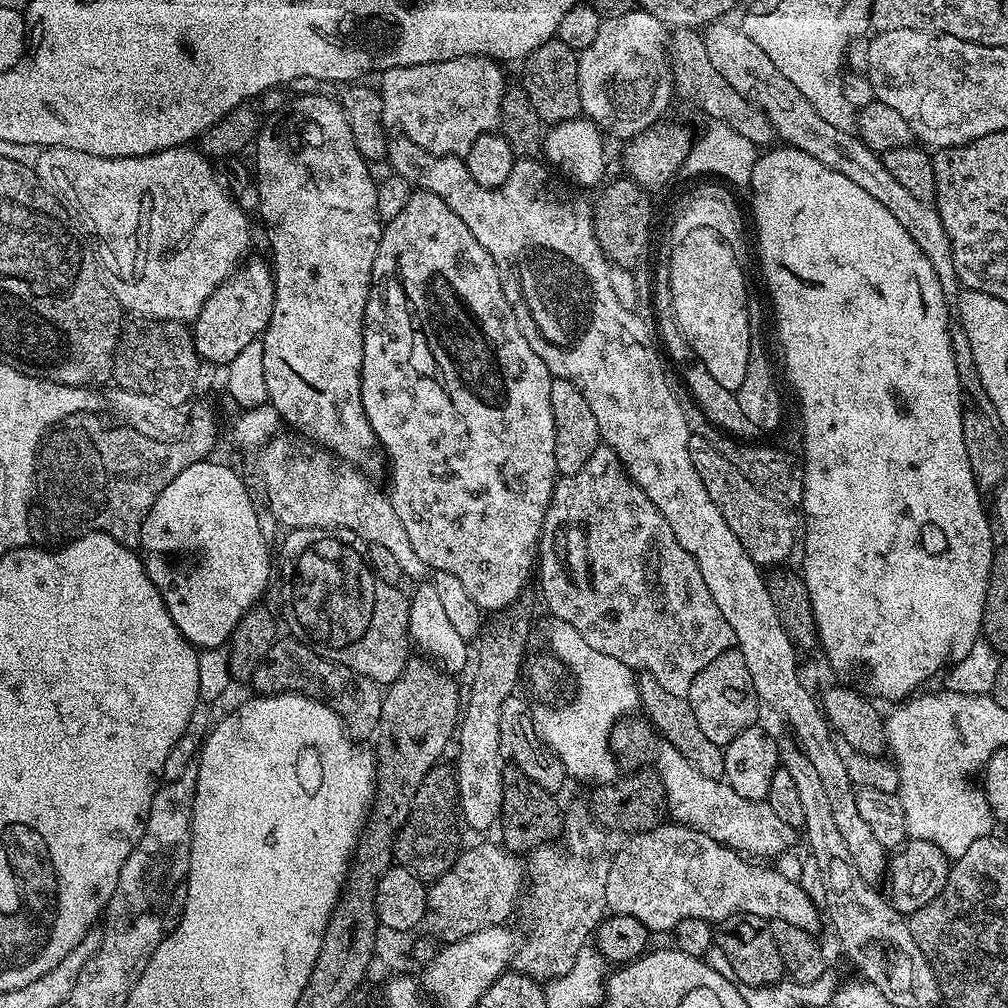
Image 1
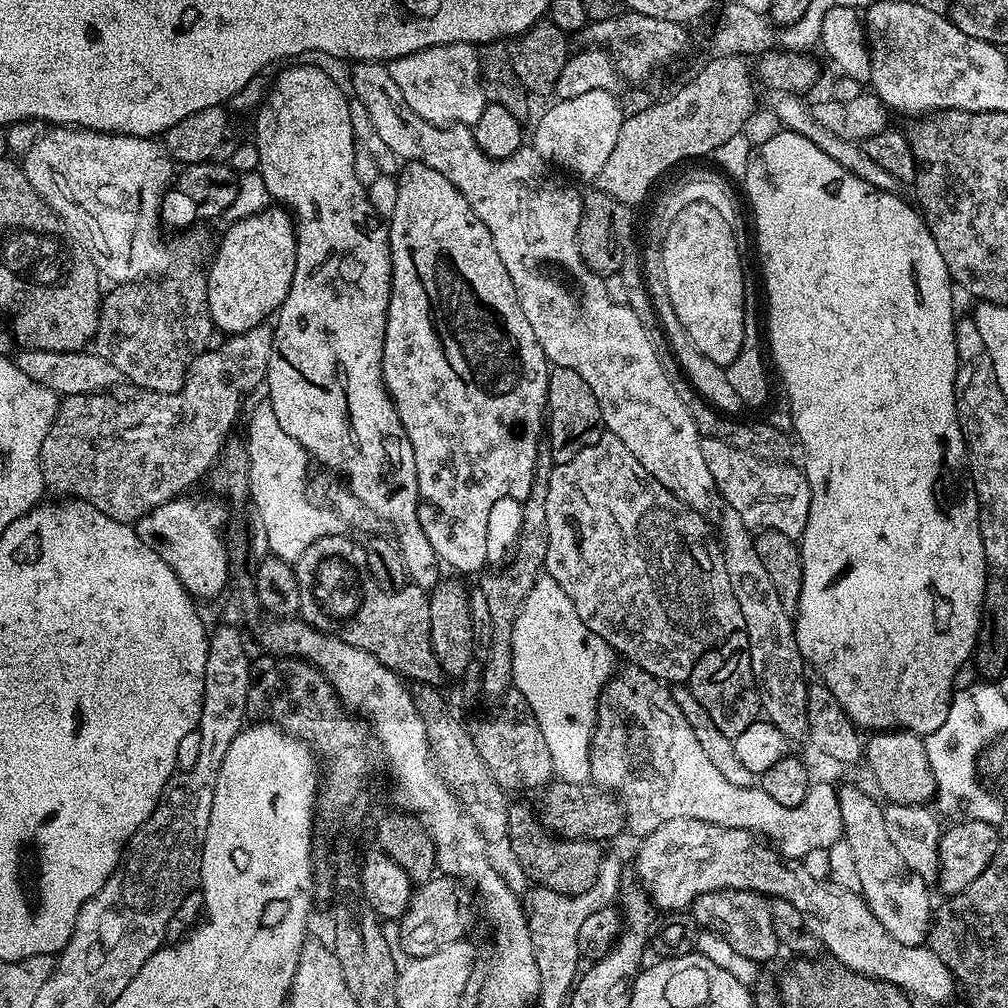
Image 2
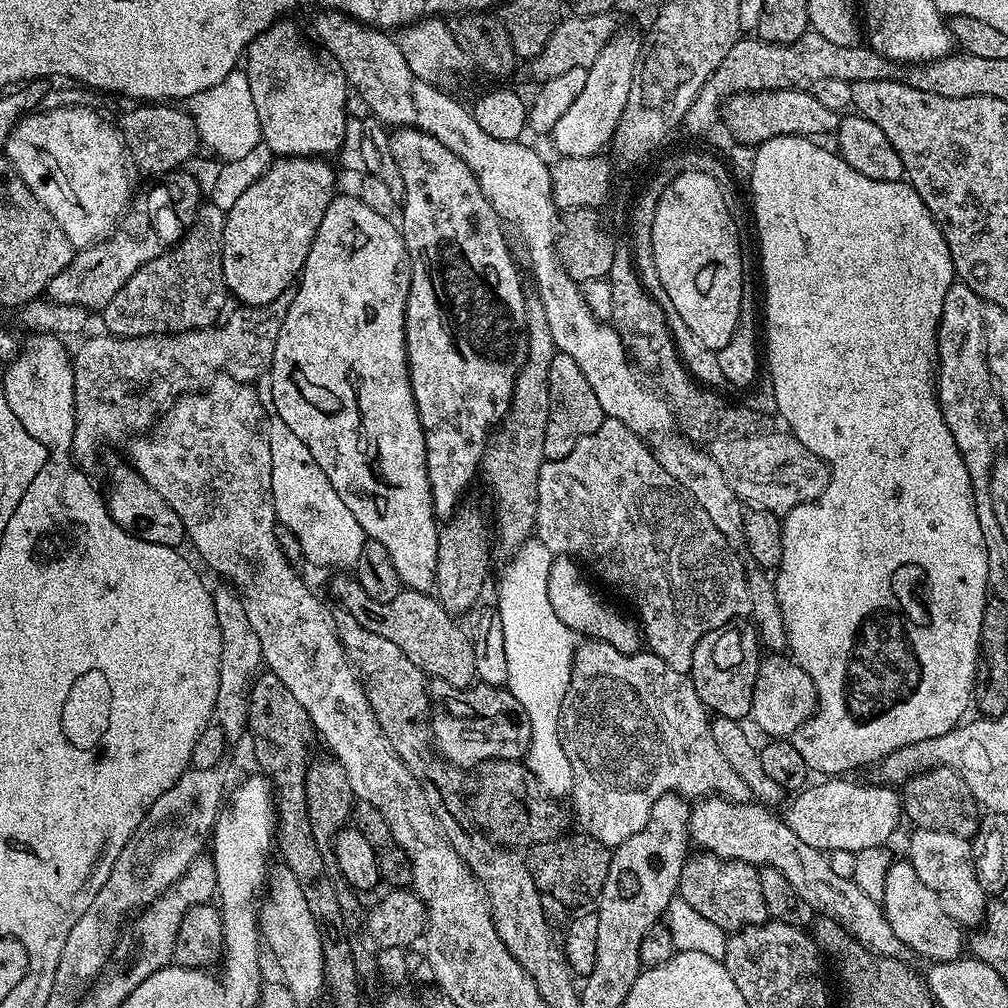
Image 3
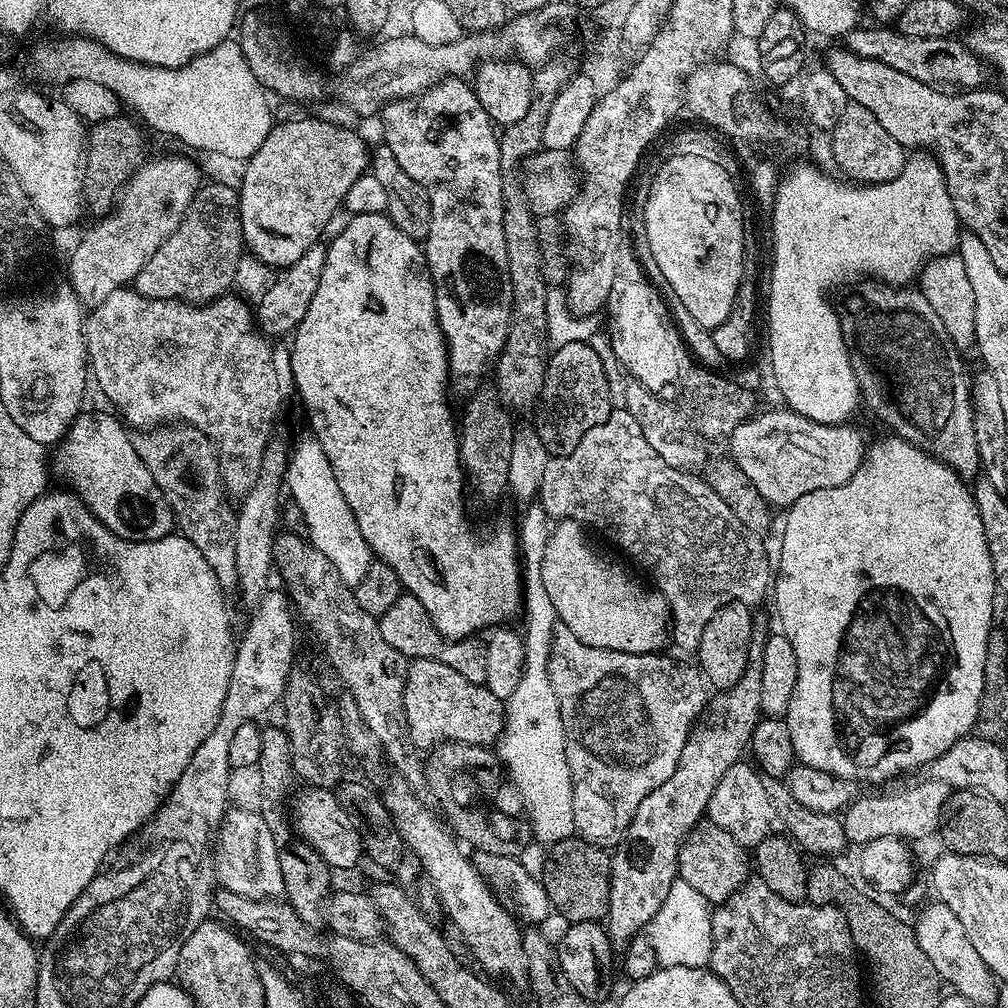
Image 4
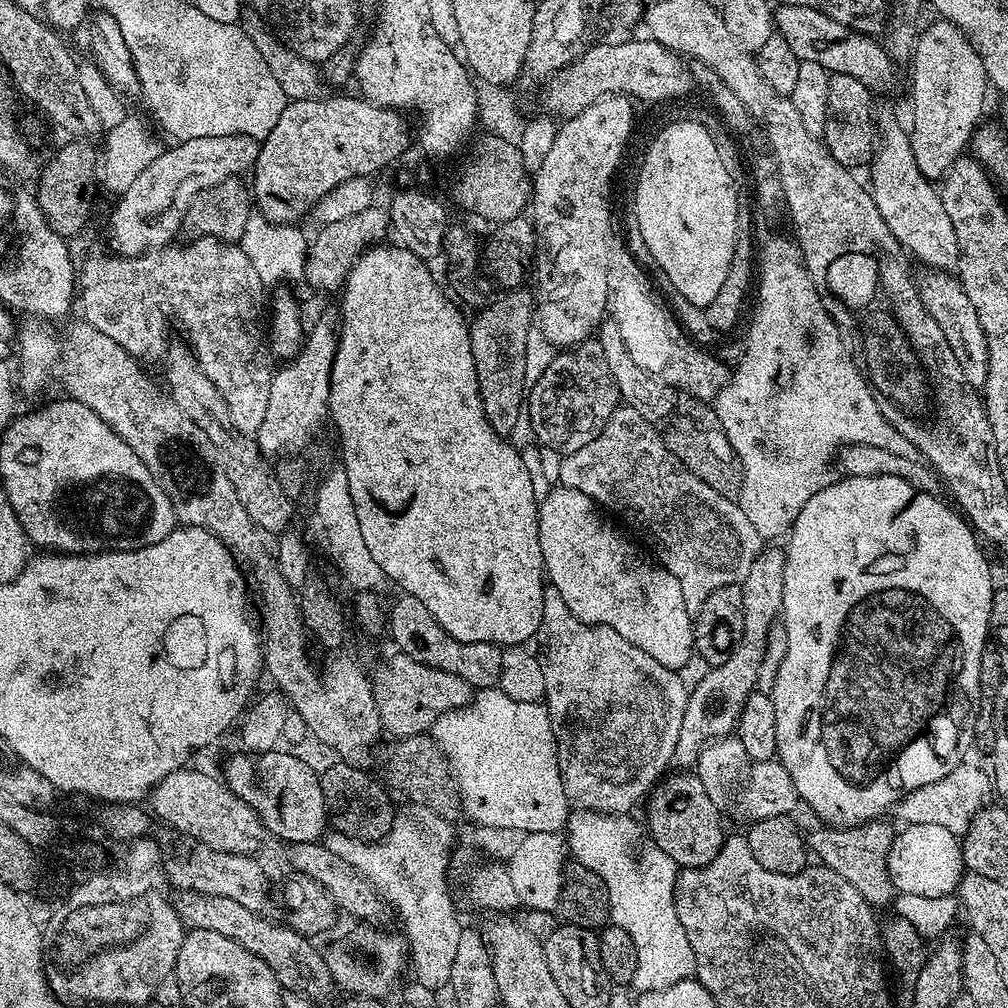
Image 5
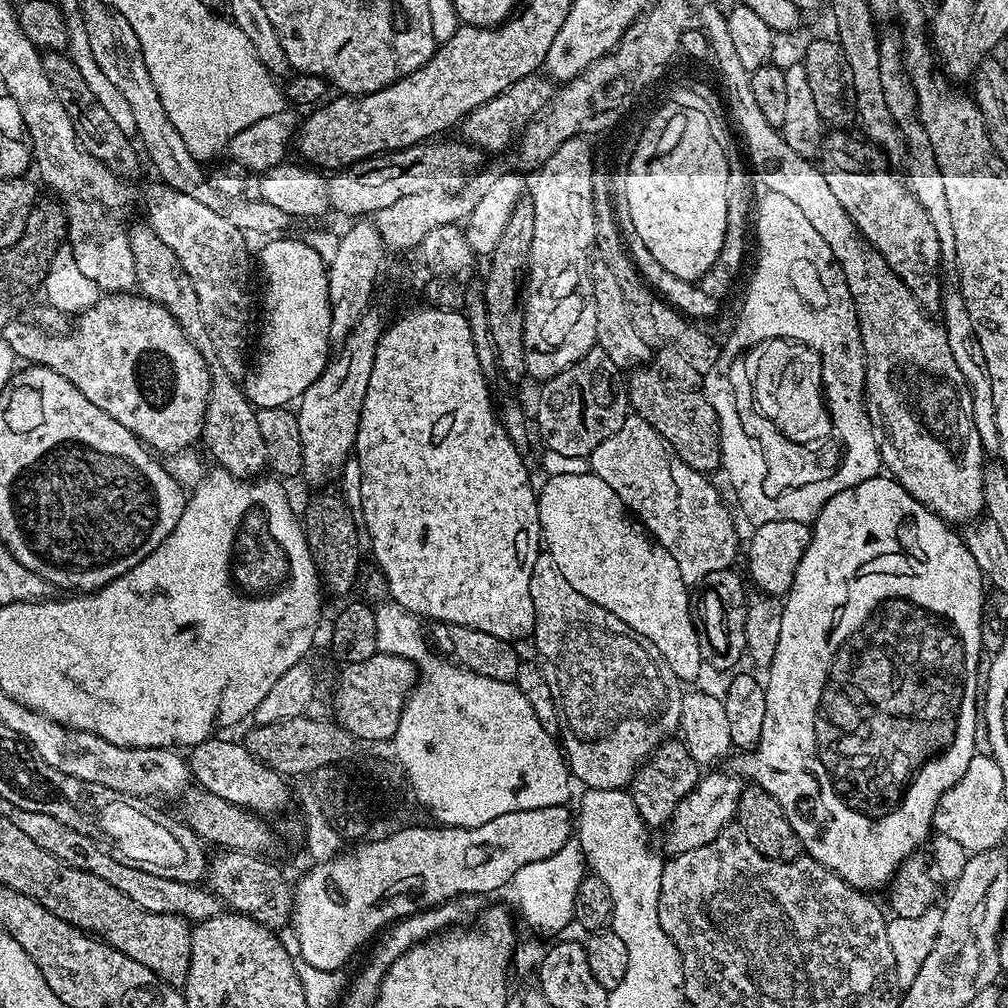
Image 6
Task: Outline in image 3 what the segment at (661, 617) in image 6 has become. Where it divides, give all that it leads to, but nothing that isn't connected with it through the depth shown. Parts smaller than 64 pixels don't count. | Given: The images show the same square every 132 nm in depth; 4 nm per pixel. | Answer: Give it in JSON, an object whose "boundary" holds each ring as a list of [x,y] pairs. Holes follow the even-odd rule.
{"boundary":[[[558,556],[553,559],[550,570],[548,593],[552,599],[554,610],[562,622],[572,627],[573,632],[584,638],[601,640],[604,644],[614,646],[619,652],[639,652],[642,648],[642,629],[631,615],[623,616],[616,608],[611,608],[594,589],[588,585],[583,576],[581,565],[567,557]]]}

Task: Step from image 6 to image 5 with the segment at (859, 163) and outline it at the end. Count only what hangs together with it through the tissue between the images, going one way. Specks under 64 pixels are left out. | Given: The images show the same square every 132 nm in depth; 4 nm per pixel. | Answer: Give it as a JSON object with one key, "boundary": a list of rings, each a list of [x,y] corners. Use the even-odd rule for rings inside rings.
{"boundary":[[[925,267],[924,273],[915,277],[916,289],[920,295],[922,306],[930,310],[930,318],[938,322],[942,335],[950,350],[954,350],[954,358],[958,358],[958,367],[970,387],[983,389],[990,370],[986,334],[982,330],[982,322],[978,322],[978,310],[974,310],[974,302],[966,294],[955,275],[939,271],[935,268]]]}

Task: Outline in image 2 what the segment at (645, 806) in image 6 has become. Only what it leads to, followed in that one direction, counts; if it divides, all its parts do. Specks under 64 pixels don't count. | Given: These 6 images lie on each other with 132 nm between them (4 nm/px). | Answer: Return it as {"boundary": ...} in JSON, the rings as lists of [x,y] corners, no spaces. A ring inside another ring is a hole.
{"boundary":[[[729,888],[707,892],[693,902],[690,911],[703,931],[726,938],[726,942],[730,942],[730,946],[734,946],[734,950],[746,958],[763,962],[774,959],[776,951],[781,951],[780,939],[774,934],[772,905],[769,897],[761,896],[759,892]]]}

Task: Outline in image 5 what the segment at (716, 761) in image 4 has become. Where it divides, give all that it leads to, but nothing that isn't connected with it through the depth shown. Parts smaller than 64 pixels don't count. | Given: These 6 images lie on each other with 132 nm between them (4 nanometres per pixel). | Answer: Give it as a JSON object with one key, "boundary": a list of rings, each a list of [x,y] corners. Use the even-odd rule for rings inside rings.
{"boundary":[[[776,546],[765,547],[758,554],[758,558],[754,558],[754,566],[750,566],[750,574],[746,574],[746,578],[744,579],[743,584],[740,585],[740,589],[742,590],[742,618],[744,619],[744,632],[742,635],[740,635],[740,641],[736,643],[736,648],[730,654],[730,658],[726,662],[709,667],[707,669],[708,673],[706,673],[705,676],[702,677],[696,685],[694,683],[691,685],[688,694],[688,701],[686,702],[686,714],[682,714],[682,730],[678,734],[678,742],[674,746],[674,754],[672,755],[672,764],[675,765],[675,767],[678,766],[677,769],[691,769],[698,762],[698,758],[702,754],[702,750],[704,748],[708,747],[708,745],[711,744],[713,740],[719,740],[729,735],[729,733],[735,729],[736,724],[740,720],[742,710],[746,706],[746,698],[750,698],[750,694],[757,691],[756,683],[758,682],[758,670],[762,670],[762,657],[766,655],[766,638],[770,634],[770,626],[774,621],[781,619],[782,613],[784,611],[784,607],[782,606],[782,598],[784,597],[784,591],[786,590],[786,558],[784,557],[785,549],[783,547],[772,547]]]}

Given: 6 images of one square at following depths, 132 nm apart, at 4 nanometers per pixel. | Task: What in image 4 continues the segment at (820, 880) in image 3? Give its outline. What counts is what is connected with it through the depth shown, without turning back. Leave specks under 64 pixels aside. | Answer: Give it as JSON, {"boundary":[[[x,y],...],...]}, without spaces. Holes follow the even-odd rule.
{"boundary":[[[747,763],[730,766],[730,770],[722,774],[722,782],[718,782],[718,786],[714,786],[714,794],[710,794],[706,816],[711,823],[722,826],[722,830],[726,830],[726,834],[730,834],[730,838],[734,838],[746,850],[752,850],[766,837],[773,835],[778,821],[770,796],[763,786],[764,776],[751,763]]]}

